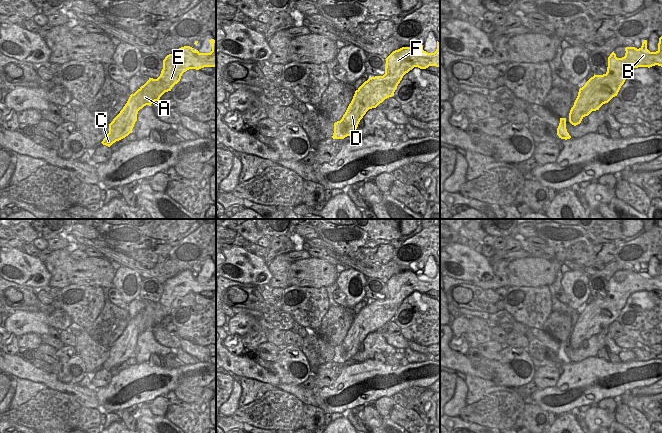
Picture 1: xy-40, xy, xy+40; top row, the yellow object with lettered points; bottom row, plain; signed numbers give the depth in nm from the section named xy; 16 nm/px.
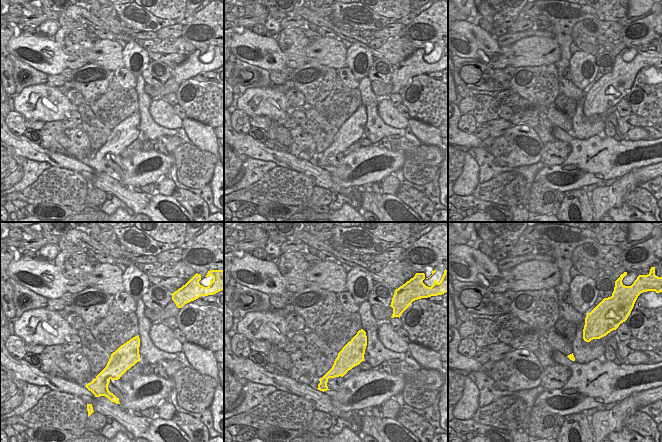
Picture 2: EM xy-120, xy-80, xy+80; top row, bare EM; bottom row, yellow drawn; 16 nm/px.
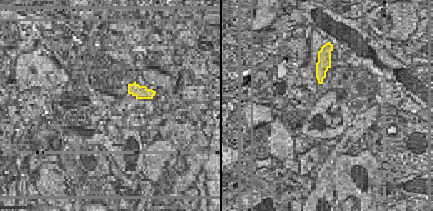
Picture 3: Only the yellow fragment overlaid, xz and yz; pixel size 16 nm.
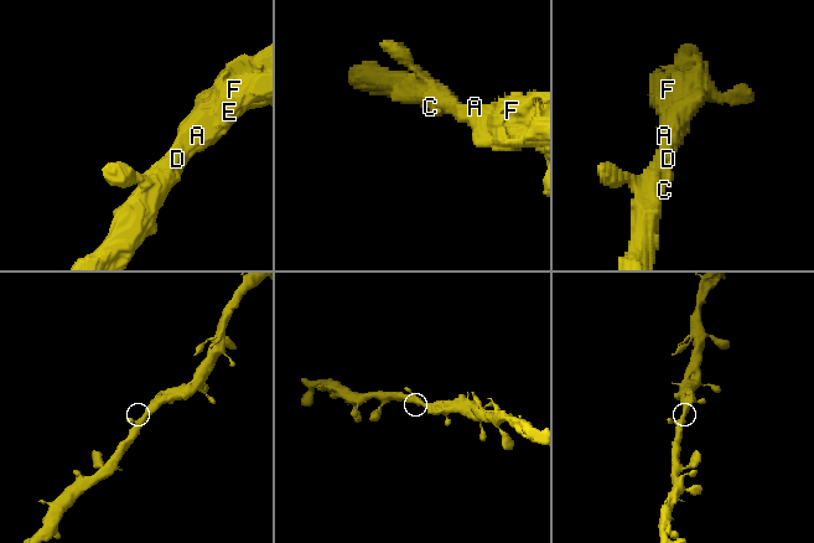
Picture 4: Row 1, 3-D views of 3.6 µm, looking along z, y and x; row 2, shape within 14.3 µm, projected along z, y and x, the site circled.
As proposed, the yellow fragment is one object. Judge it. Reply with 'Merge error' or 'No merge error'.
No merge error.

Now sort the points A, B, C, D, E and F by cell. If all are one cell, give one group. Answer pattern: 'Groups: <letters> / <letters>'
Groups: A B C D E F.

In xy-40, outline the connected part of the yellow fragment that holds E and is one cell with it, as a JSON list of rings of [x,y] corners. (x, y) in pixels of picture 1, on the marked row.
[[[211,39],[210,43],[212,44],[210,53],[200,53],[190,46],[184,46],[167,55],[163,60],[160,76],[157,79],[149,78],[143,86],[130,95],[123,109],[109,124],[109,133],[101,143],[110,147],[132,133],[138,111],[146,105],[151,106],[153,102],[159,101],[165,92],[171,91],[187,70],[215,67],[216,41]]]

